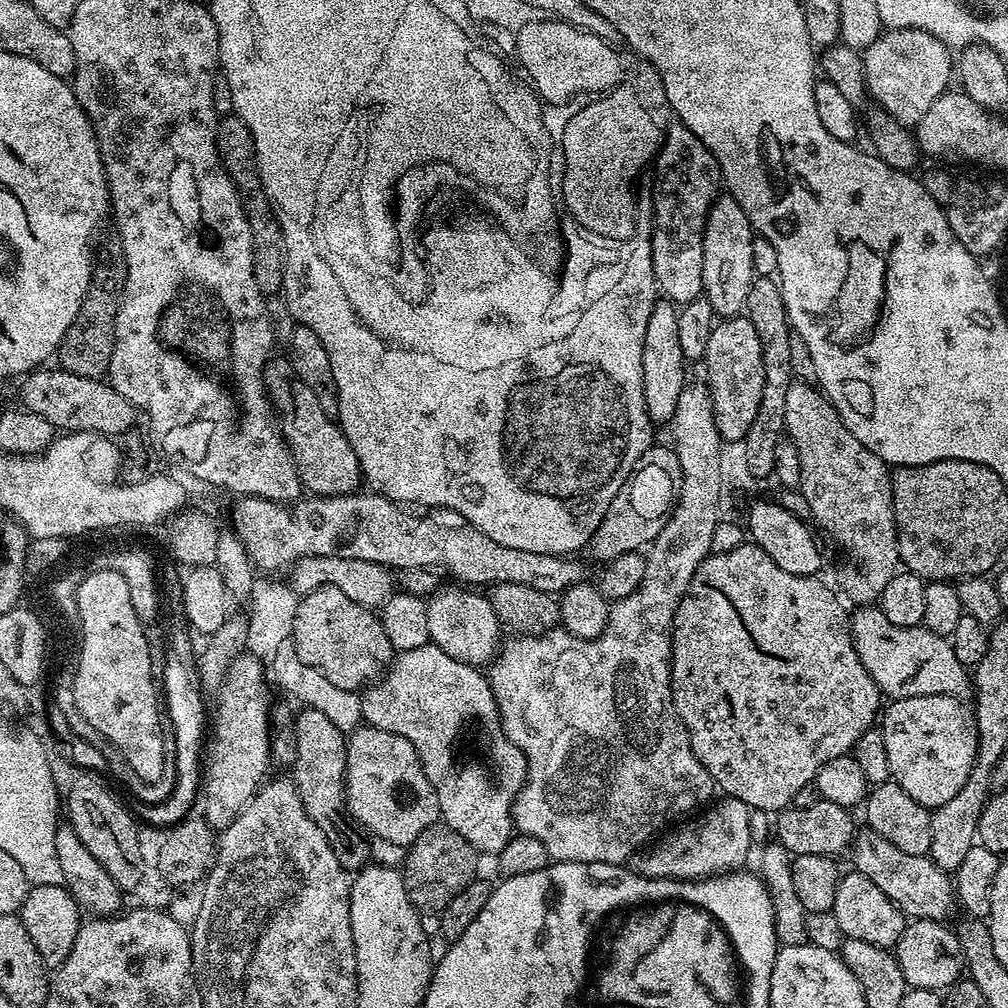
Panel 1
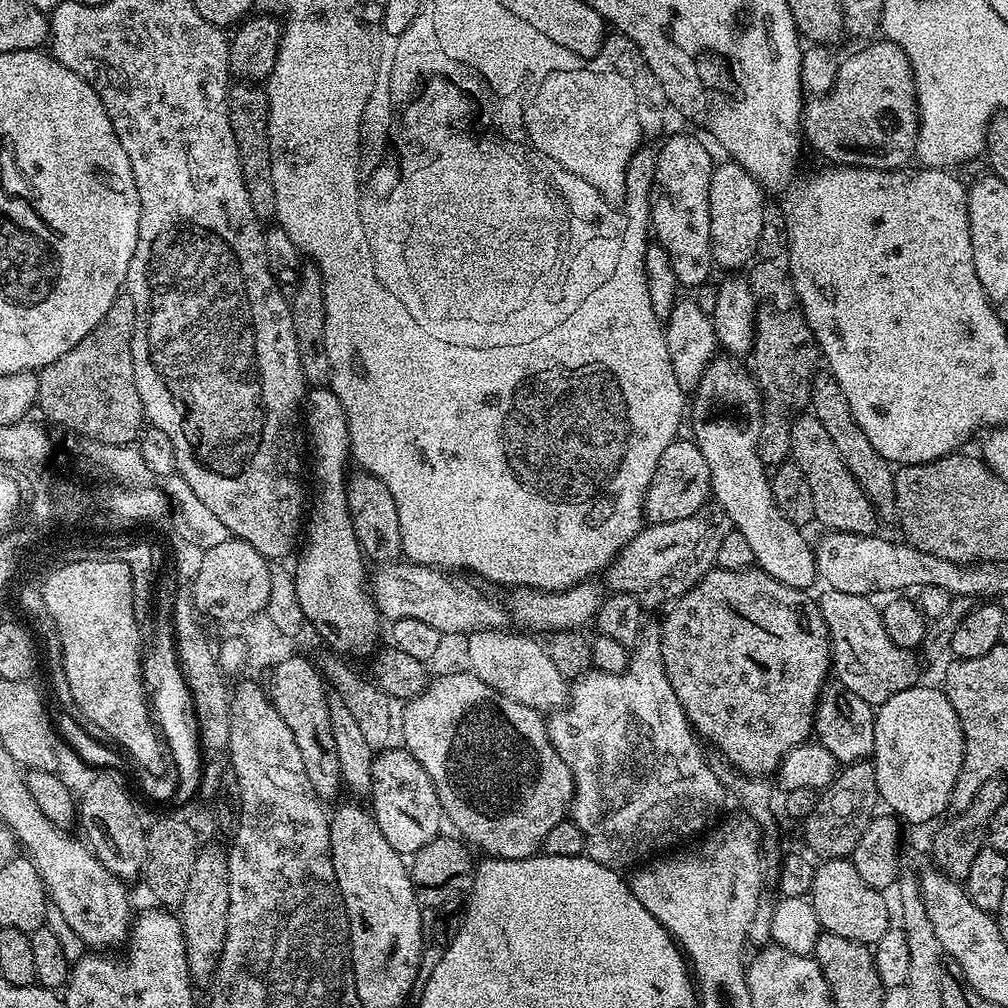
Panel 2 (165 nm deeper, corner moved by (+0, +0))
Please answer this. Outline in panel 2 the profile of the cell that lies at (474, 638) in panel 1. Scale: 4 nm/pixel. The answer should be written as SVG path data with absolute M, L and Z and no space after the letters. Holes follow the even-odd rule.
M486 630L471 633L467 640L467 667L486 686L498 690L498 694L522 702L522 706L530 706L541 714L551 714L569 703L569 681L554 666L547 647L536 641L539 639L516 630Z

